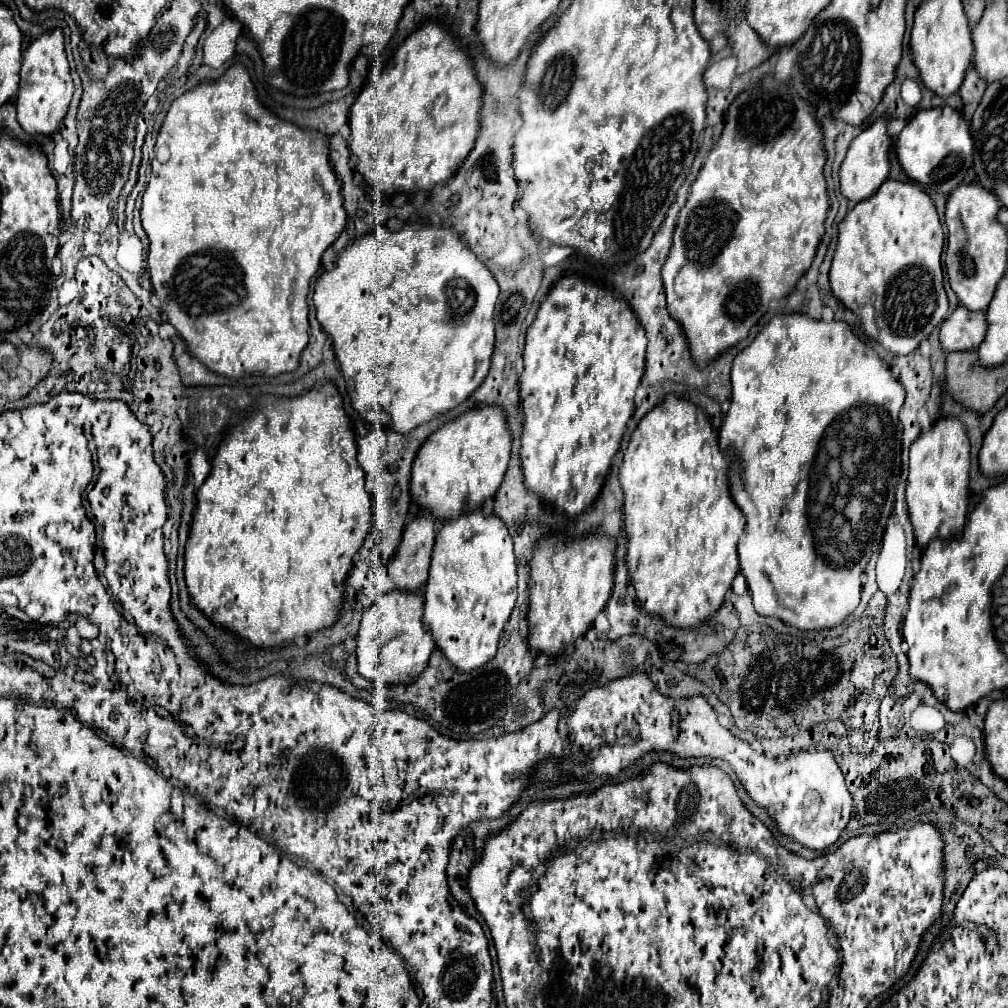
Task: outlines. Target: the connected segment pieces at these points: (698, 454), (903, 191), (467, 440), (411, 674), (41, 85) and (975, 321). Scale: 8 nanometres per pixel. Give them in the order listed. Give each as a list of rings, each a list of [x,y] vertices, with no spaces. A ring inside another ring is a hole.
[[[666,395],[662,405],[654,407],[650,413],[644,415],[644,419],[640,421],[640,425],[636,427],[636,431],[632,433],[632,439],[624,451],[624,461],[620,465],[620,483],[624,489],[624,531],[626,531],[626,541],[628,541],[628,549],[626,549],[626,565],[628,565],[628,575],[630,575],[630,583],[636,591],[636,601],[644,607],[644,611],[662,617],[668,625],[672,627],[680,627],[680,629],[698,629],[700,625],[706,625],[706,619],[710,619],[720,605],[724,603],[726,593],[732,587],[732,581],[736,577],[736,573],[740,571],[738,567],[738,551],[736,551],[736,543],[744,531],[744,515],[738,509],[738,505],[730,499],[730,491],[728,491],[728,479],[726,479],[726,471],[728,471],[728,457],[724,457],[718,449],[718,439],[716,433],[708,421],[708,417],[704,415],[702,409],[698,409],[696,405],[692,405],[690,401],[684,401],[676,395]]]
[[[886,179],[870,199],[860,201],[838,227],[838,245],[830,267],[830,287],[846,309],[862,323],[864,335],[894,355],[912,353],[948,313],[942,273],[944,231],[932,199],[916,183]]]
[[[476,407],[432,433],[420,447],[410,477],[412,501],[436,519],[454,519],[494,497],[510,459],[510,431],[498,407]]]
[[[390,591],[382,595],[370,609],[366,609],[356,637],[356,659],[358,673],[372,685],[396,687],[402,683],[412,683],[424,671],[436,645],[422,625],[422,611],[424,599],[404,591]]]
[[[52,29],[38,39],[34,39],[28,49],[22,53],[22,71],[20,71],[20,89],[16,99],[18,123],[30,135],[52,135],[58,131],[62,119],[66,117],[70,99],[74,93],[74,83],[70,77],[70,65],[64,51],[62,29]]]
[[[960,305],[942,323],[940,345],[942,345],[944,353],[976,349],[982,343],[982,339],[986,335],[986,329],[988,329],[986,313],[970,311],[964,305]]]

